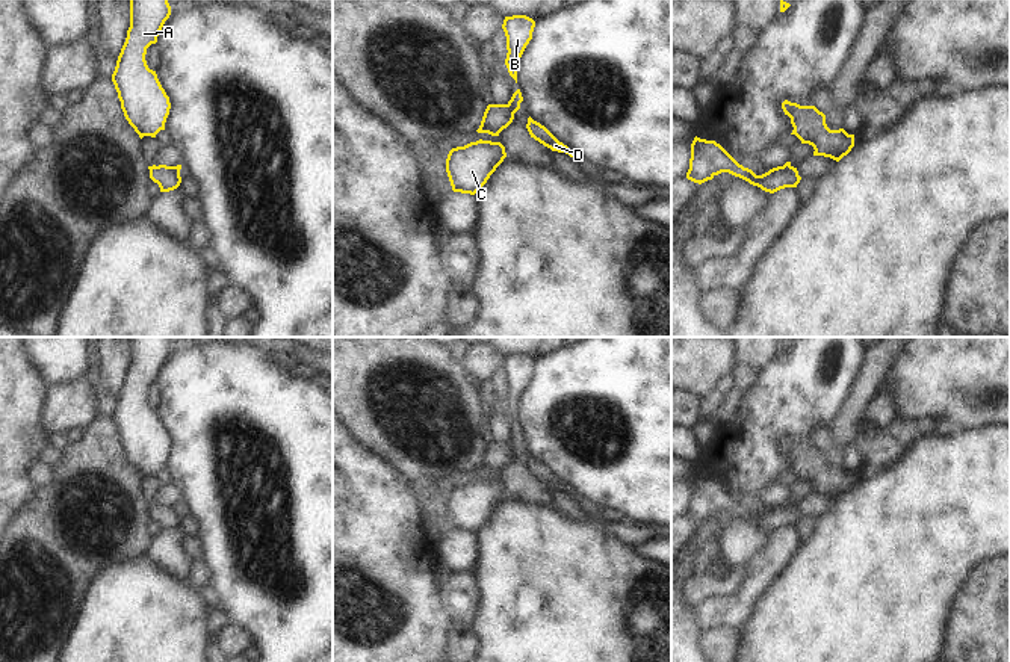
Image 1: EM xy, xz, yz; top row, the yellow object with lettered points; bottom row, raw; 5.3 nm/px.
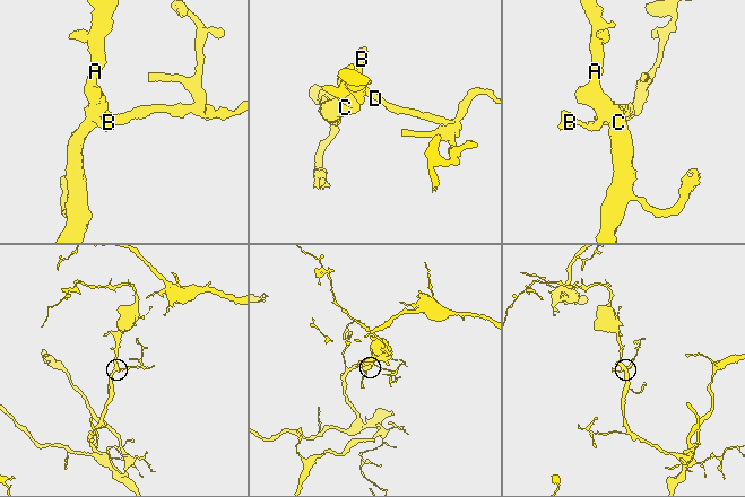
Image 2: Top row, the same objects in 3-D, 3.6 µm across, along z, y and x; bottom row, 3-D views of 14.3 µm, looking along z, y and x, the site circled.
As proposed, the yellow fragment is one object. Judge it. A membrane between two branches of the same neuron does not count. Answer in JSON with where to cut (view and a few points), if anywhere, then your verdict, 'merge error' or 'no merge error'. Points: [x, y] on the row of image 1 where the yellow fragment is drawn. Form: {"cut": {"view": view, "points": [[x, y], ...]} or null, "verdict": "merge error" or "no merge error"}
{"cut": {"view": "xy", "points": [[159, 165], [165, 168], [173, 167]]}, "verdict": "merge error"}

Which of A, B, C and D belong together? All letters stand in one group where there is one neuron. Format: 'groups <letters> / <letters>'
groups A B C / D

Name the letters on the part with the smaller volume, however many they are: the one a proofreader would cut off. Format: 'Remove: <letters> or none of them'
Remove: D

